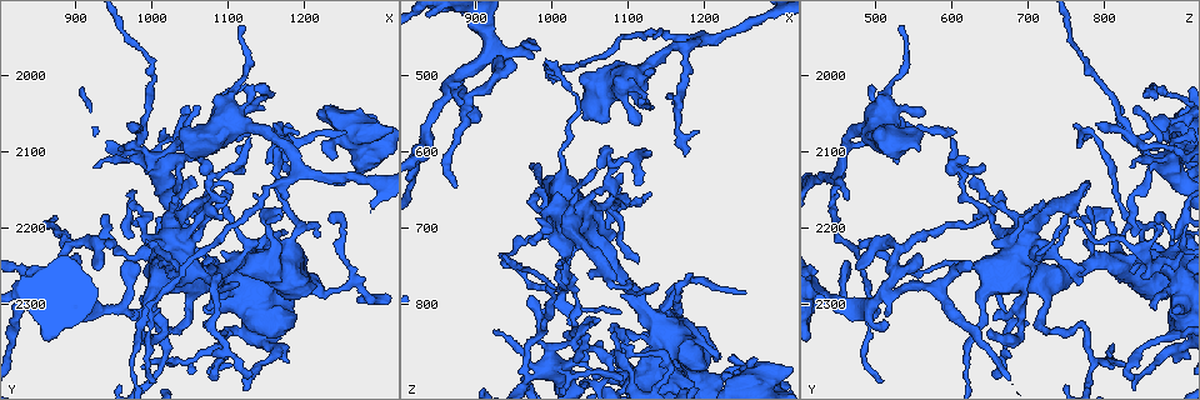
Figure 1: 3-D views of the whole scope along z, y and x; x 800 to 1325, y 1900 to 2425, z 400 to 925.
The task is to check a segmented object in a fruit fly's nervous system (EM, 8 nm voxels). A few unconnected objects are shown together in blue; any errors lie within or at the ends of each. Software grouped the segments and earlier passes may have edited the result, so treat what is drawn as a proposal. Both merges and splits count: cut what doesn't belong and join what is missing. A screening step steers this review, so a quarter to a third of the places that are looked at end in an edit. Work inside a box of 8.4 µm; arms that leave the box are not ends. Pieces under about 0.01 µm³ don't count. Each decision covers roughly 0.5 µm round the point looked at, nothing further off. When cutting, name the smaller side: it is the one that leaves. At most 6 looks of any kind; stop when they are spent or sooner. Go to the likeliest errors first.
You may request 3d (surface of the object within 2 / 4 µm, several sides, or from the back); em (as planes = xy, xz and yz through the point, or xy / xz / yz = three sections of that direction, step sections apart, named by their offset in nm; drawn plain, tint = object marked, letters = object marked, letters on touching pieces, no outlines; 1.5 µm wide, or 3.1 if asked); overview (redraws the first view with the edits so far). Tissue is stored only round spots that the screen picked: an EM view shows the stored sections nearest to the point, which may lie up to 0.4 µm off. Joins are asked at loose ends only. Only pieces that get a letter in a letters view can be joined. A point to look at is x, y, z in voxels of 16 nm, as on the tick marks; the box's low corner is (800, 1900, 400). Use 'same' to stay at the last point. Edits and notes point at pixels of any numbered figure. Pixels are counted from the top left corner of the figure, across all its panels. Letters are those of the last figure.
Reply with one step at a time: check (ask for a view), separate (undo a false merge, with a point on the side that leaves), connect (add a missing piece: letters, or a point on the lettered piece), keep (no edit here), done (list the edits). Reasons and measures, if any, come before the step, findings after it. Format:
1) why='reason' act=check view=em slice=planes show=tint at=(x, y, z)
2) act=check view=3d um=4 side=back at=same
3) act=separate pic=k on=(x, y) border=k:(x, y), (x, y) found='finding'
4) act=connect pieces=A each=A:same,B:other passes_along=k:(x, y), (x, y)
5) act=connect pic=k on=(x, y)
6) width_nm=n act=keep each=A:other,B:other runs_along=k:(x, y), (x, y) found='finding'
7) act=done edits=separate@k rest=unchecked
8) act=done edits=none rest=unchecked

why='narrows sharply' act=check view=3d um=4 at=(1150, 2025, 895)

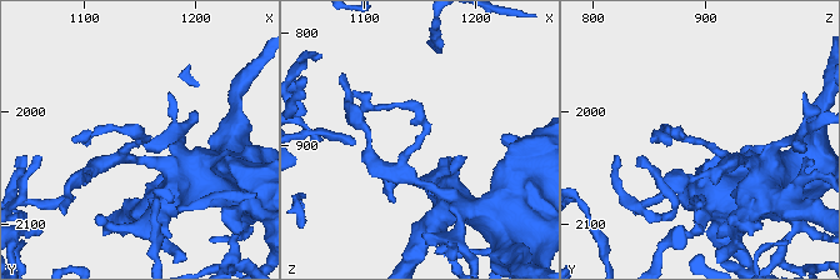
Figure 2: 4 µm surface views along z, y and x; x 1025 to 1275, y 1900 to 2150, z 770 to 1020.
why='need the tissue' act=check view=em slice=planes show=tint at=(1148, 2028, 892)

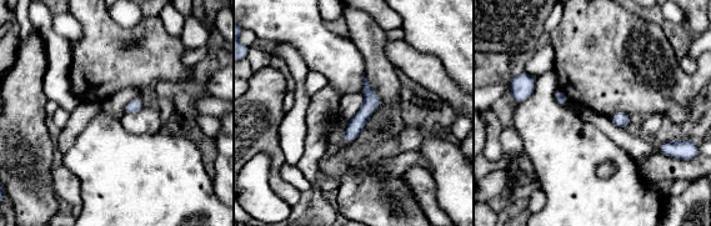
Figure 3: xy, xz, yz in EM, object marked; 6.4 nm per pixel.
why='what lies round it' act=check view=em slice=planes show=letters at=same

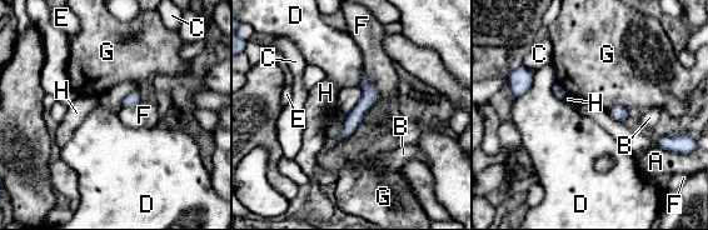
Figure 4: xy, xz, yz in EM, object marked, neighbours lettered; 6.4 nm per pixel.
width_nm=50 act=keep each=A:other,B:other,C:other,D:other,E:other,F:other,G:other,H:other found='continuous, no second cell'

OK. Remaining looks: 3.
why='calibre changes' act=check view=em slice=xy step=4 show=tint at=(1105, 2285, 895)

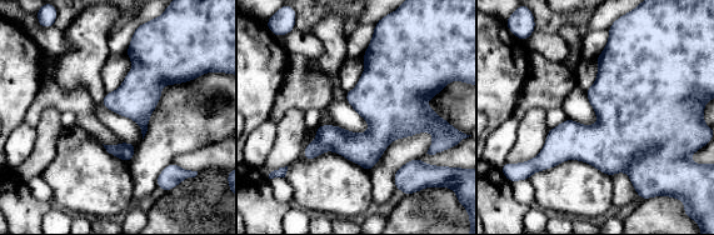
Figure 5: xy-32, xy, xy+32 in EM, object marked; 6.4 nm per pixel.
why='cut it another way' act=check view=em slice=planes show=tint at=same

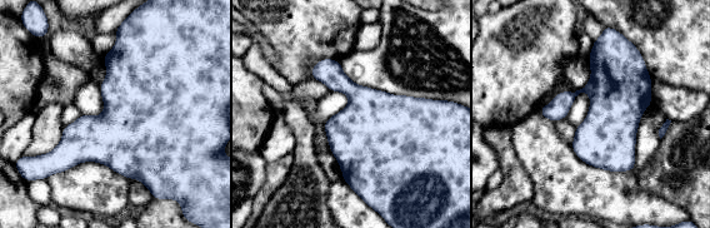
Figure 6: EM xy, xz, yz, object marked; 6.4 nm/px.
why='see the neighbours' act=check view=em slice=planes show=letters at=same

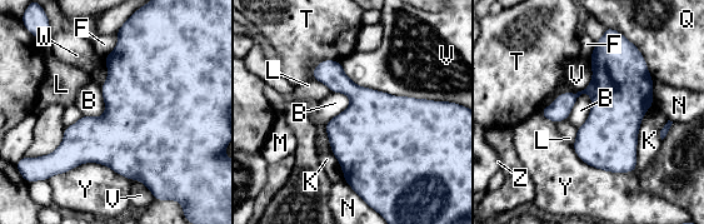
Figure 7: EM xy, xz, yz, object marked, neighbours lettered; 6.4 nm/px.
longest_contact=V:700nm act=keep each=B:other,F:other,K:other,L:other,M:other,N:other,Q:other,T:other,V:other,W:other,Y:other,Z:other border=7:(588, 93), (590, 112), (577, 128) found='one cell here'

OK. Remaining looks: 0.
act=done edits=none rest=unchecked

